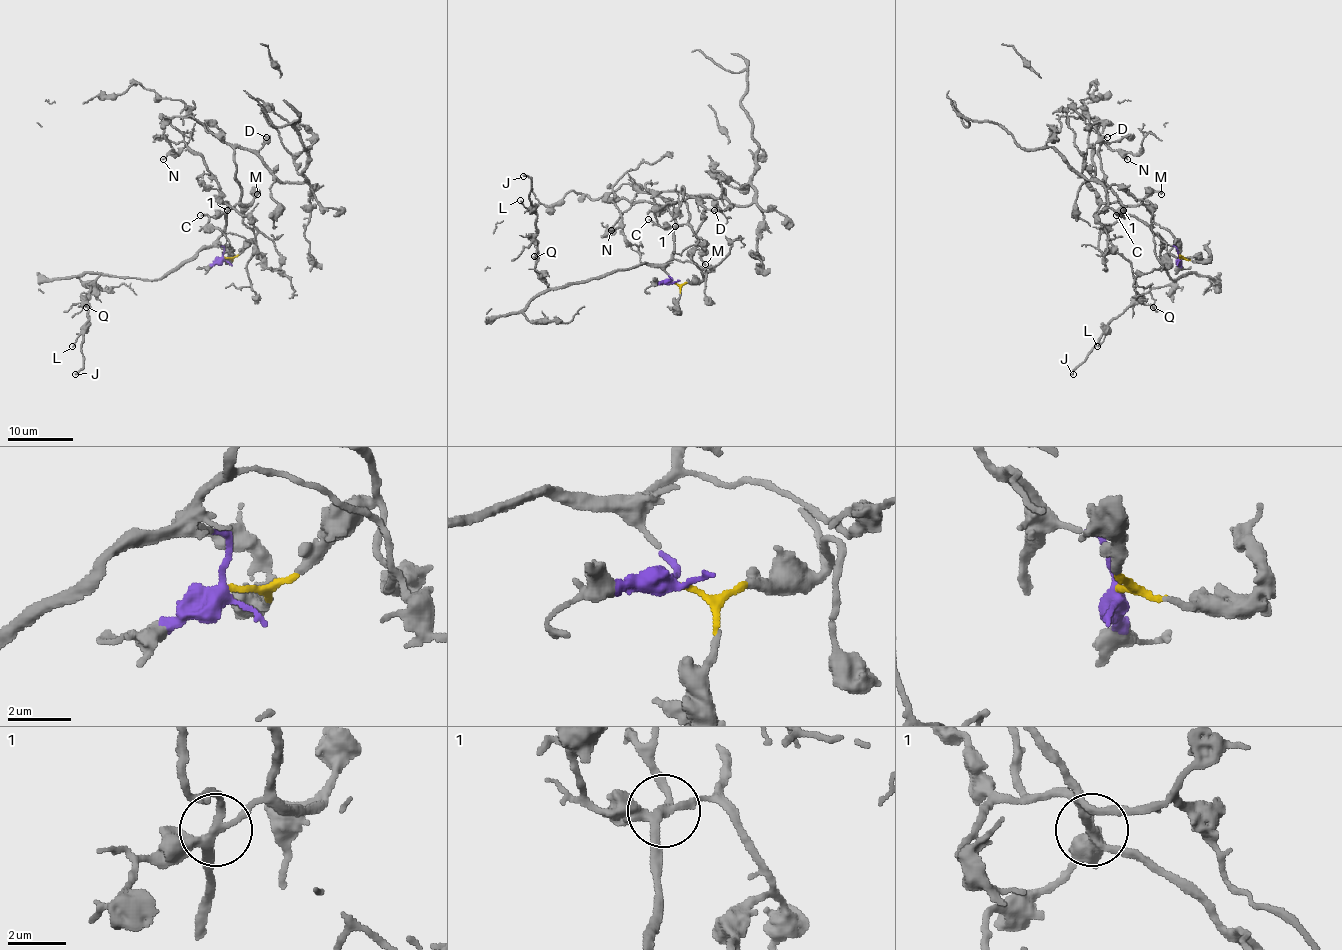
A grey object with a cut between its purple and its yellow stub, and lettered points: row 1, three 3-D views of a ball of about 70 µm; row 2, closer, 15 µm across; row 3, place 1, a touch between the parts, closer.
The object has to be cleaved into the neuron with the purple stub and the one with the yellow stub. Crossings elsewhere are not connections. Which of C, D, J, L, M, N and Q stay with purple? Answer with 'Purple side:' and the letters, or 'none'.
Purple side: J, L, N, Q

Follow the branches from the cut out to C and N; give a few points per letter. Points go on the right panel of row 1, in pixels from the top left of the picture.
C: (1179, 257), (1179, 244), (1140, 204), (1120, 204), (1123, 216), (1117, 216)
N: (1179, 257), (1174, 247), (1141, 221), (1107, 199), (1095, 123), (1099, 137), (1112, 150), (1120, 150), (1127, 160)

